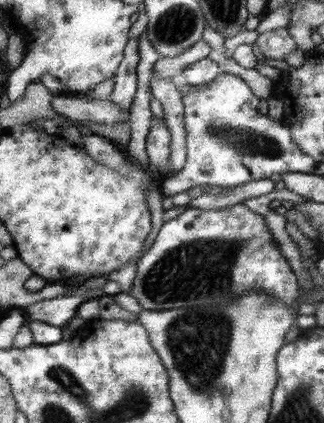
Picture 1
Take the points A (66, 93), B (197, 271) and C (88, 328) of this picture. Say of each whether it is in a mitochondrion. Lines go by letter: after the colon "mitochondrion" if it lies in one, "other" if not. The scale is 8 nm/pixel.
A: other
B: mitochondrion
C: other

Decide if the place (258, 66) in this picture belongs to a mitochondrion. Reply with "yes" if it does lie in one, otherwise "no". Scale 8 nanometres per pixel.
no

